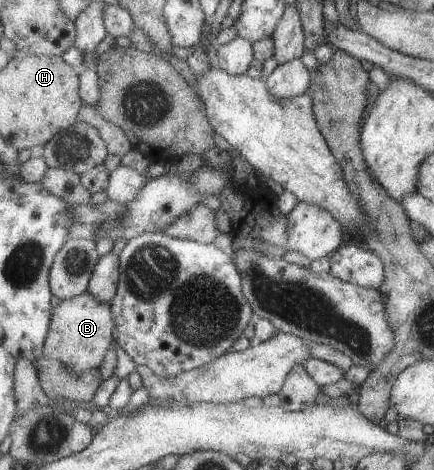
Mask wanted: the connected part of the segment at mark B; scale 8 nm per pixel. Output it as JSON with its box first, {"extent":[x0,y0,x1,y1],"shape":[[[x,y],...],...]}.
{"extent":[43,291,113,376],"shape":[[[87,291],[69,300],[62,300],[51,313],[49,328],[43,343],[43,355],[59,363],[74,376],[96,371],[113,342],[111,309],[98,303]]]}

